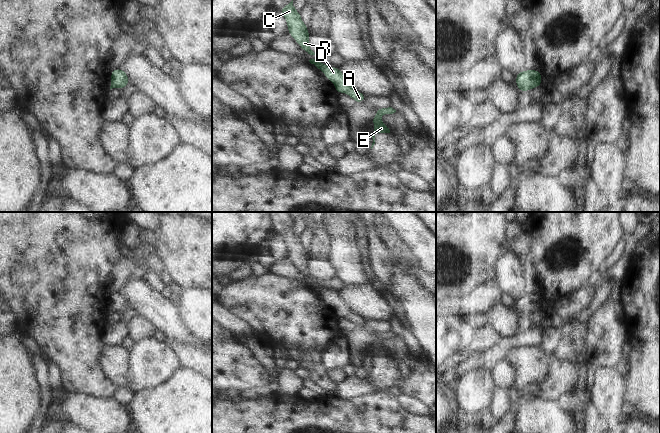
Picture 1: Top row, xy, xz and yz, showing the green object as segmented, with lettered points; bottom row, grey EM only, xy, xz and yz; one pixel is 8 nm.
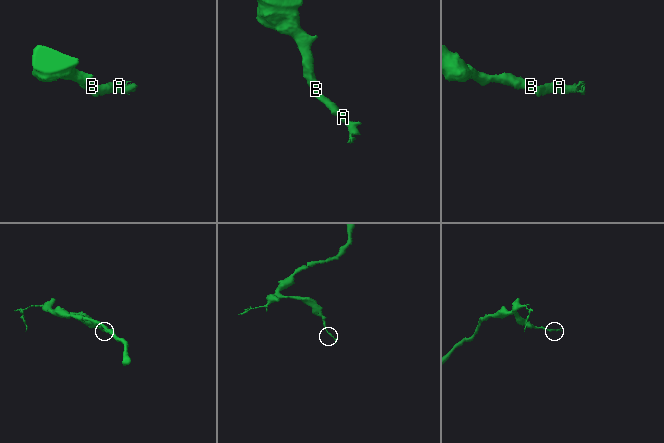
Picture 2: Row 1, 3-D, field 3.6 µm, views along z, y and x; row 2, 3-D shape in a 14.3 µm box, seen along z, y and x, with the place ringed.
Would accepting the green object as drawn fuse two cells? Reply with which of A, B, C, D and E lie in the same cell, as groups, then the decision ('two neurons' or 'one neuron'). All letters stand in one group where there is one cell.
A B C D E; one neuron

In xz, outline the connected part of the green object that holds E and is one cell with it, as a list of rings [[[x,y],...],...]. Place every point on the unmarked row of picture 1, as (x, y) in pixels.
[[[392,331],[388,332],[378,332],[376,335],[376,339],[373,341],[372,346],[374,347],[374,356],[372,357],[373,367],[371,370],[371,373],[373,372],[375,368],[375,358],[376,357],[390,357],[389,352],[386,348],[383,347],[383,345],[380,343],[382,339],[385,338],[393,338],[396,334]]]

